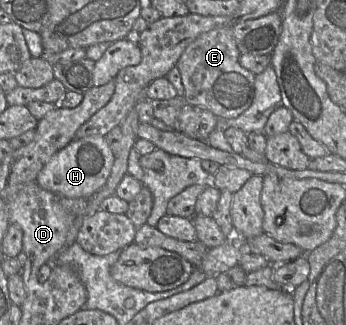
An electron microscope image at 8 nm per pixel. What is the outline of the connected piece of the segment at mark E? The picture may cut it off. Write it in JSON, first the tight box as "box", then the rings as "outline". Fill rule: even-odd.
{"box":[175,28,255,120],"outline":[[[217,28],[198,36],[175,66],[181,76],[185,103],[204,108],[219,120],[235,119],[245,112],[254,99],[255,75],[239,64],[240,55],[232,28]]]}

